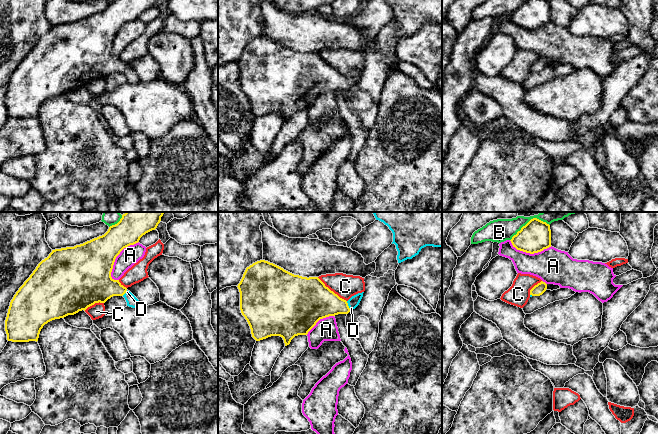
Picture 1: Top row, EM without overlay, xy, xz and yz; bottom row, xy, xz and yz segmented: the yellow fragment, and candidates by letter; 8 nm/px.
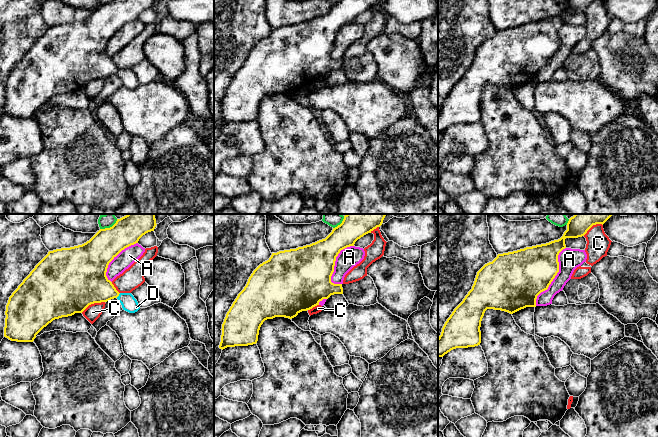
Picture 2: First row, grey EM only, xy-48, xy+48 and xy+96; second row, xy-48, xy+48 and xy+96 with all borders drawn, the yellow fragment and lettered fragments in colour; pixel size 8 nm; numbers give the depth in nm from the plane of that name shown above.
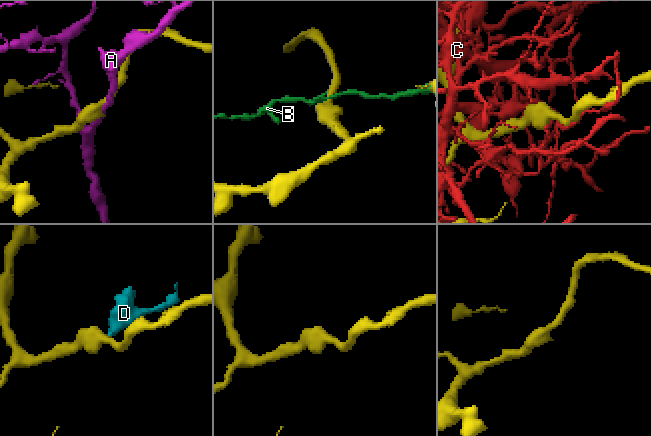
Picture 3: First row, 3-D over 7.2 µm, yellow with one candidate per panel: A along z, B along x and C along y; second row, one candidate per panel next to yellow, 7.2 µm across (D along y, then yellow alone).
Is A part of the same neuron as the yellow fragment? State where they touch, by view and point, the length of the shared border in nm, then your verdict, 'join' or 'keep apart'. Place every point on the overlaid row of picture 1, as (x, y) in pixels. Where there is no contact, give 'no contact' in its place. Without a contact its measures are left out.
xy (116, 256) | 380 nm | keep apart

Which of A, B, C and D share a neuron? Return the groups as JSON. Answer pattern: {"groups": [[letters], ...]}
{"groups": [["A"], ["B"], ["C"], ["D"]]}

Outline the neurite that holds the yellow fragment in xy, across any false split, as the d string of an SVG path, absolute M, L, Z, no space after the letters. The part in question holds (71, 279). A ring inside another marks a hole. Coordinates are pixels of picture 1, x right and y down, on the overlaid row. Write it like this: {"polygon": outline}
{"polygon": "M126 212L104 235L74 247L52 250L10 302L5 320L7 340L37 342L41 329L48 322L85 311L95 303L105 303L113 296L123 296L129 307L140 306L139 300L119 280L111 277L111 272L120 252L138 243L146 233L155 230L163 214L164 212Z"}

